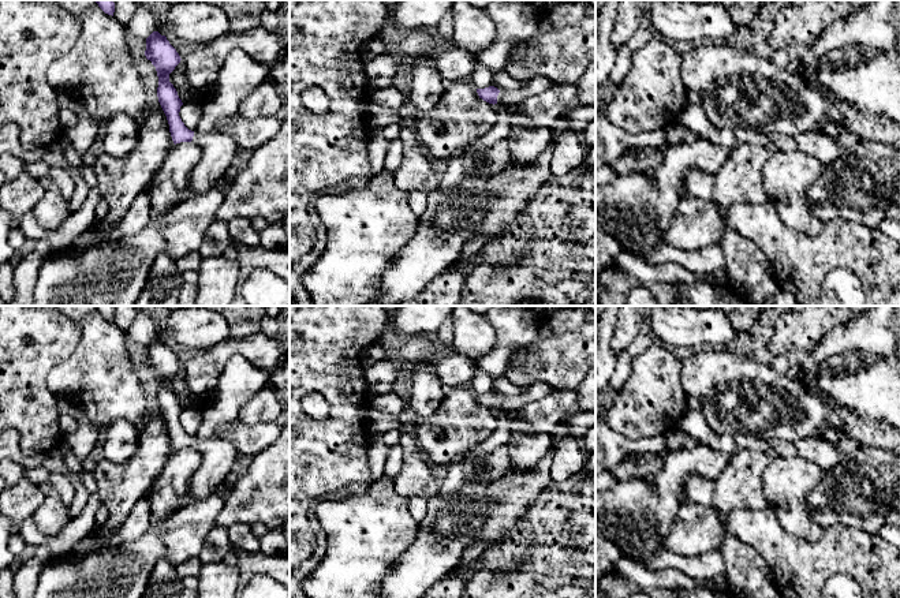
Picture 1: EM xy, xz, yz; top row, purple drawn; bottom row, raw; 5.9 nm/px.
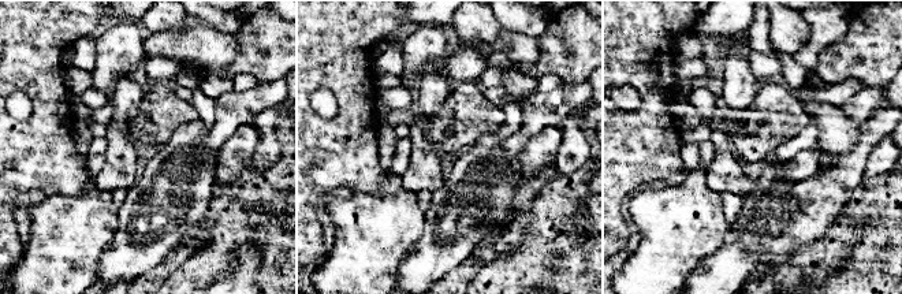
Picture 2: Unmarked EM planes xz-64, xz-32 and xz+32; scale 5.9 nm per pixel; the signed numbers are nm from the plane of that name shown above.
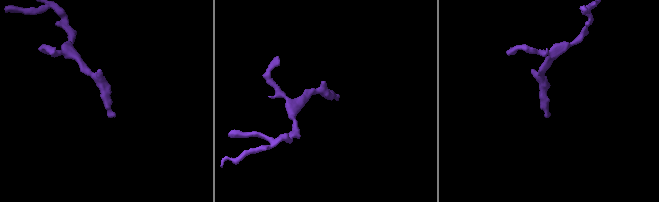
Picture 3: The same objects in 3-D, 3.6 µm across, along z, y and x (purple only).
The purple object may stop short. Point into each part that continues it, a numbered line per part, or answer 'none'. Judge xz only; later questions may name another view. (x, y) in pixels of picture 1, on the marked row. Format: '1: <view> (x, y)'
1: xz (537, 85)

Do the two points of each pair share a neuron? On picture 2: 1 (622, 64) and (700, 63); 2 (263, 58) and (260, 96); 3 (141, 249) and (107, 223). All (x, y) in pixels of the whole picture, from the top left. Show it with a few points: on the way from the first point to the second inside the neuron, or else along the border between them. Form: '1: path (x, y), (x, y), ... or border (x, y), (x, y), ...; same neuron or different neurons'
1: border (674, 63), (674, 77), (678, 81); different neurons
2: border (282, 77), (260, 82); different neurons
3: border (118, 209), (118, 230), (114, 239), (99, 257); different neurons

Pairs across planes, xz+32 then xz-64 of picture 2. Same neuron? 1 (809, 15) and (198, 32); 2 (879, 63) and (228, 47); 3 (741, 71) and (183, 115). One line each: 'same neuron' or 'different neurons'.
1: different neurons
2: different neurons
3: different neurons

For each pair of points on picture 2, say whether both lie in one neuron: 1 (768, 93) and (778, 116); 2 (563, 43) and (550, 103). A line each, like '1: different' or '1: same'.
1: same
2: different

